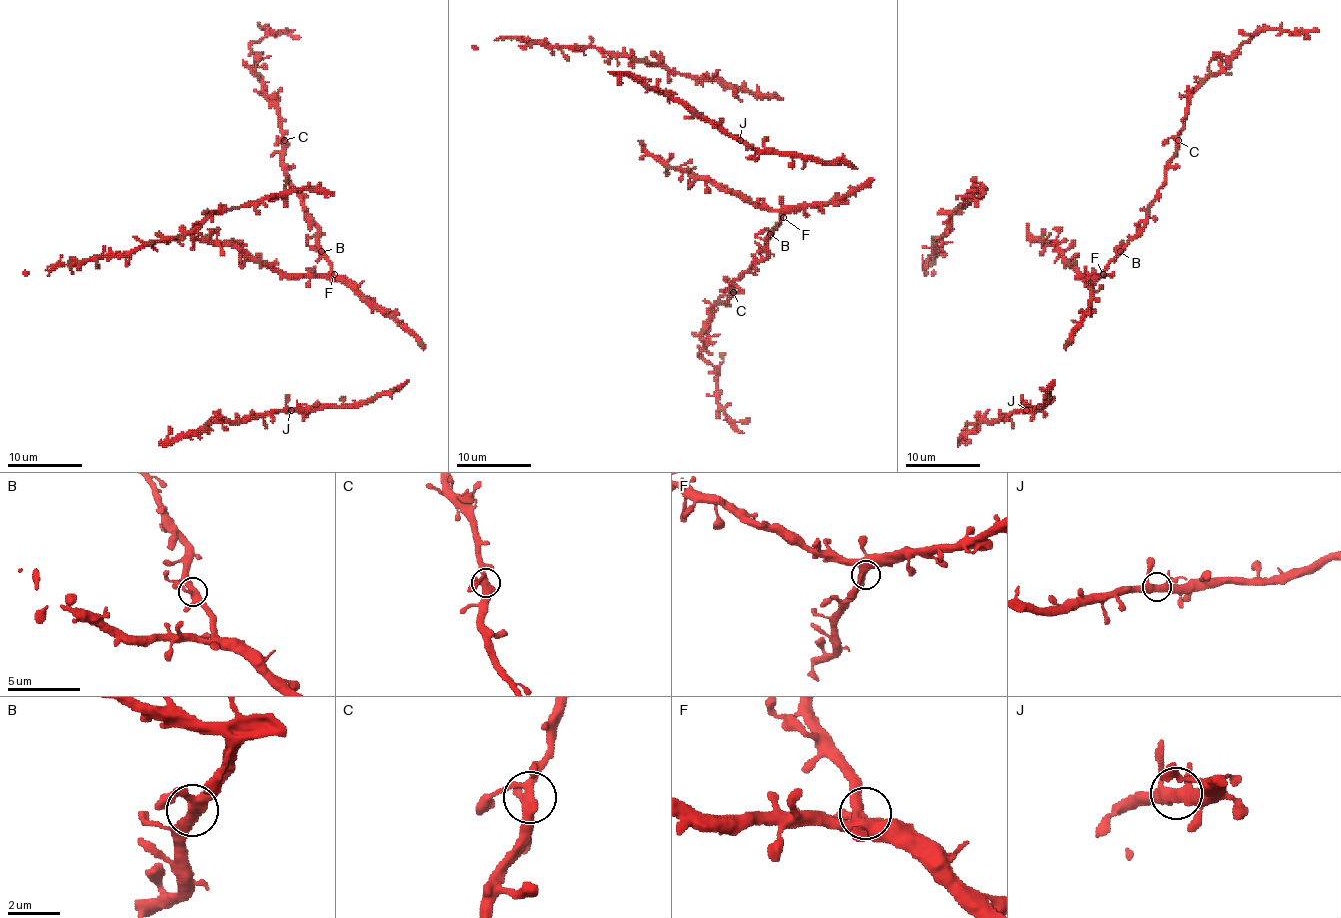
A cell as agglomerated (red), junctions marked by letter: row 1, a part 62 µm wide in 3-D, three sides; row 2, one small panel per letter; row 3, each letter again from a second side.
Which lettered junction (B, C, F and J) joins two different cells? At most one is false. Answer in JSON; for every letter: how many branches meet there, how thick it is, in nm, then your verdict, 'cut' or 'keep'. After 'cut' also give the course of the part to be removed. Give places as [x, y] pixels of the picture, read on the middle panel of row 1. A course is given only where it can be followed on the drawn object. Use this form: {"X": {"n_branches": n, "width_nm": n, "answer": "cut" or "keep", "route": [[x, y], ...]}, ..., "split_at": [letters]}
{"B": {"n_branches": 4, "width_nm": 360, "answer": "keep"}, "C": {"n_branches": 4, "width_nm": 400, "answer": "keep"}, "F": {"n_branches": 3, "width_nm": 400, "answer": "keep"}, "J": {"n_branches": 4, "width_nm": 360, "answer": "keep"}, "split_at": []}

